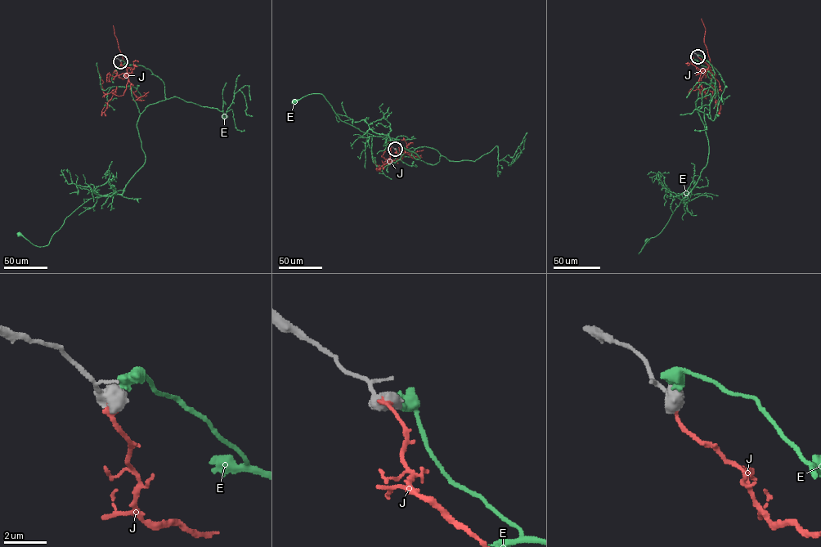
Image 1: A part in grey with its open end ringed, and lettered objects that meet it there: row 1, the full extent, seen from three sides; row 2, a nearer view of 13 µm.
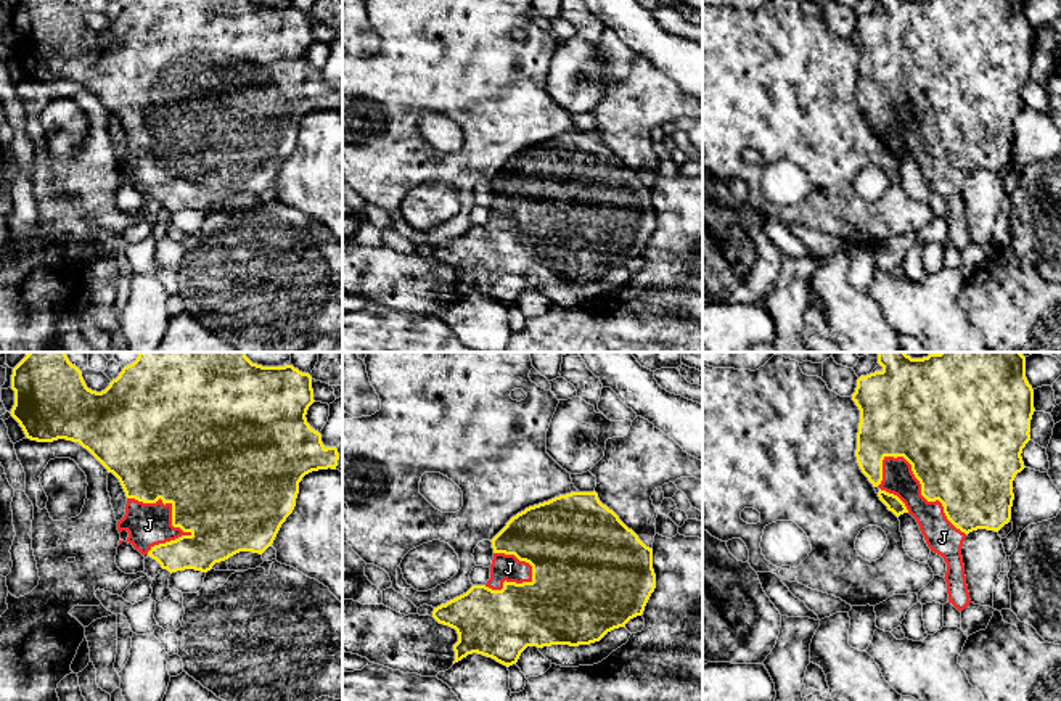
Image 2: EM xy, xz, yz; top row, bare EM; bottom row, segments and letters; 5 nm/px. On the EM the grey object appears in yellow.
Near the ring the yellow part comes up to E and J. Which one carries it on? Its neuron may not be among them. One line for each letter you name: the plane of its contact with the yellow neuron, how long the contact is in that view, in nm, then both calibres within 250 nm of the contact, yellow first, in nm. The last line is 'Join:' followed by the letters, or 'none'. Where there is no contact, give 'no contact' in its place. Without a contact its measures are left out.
J: yz | 550 nm | 460/170 nm
Join: J

